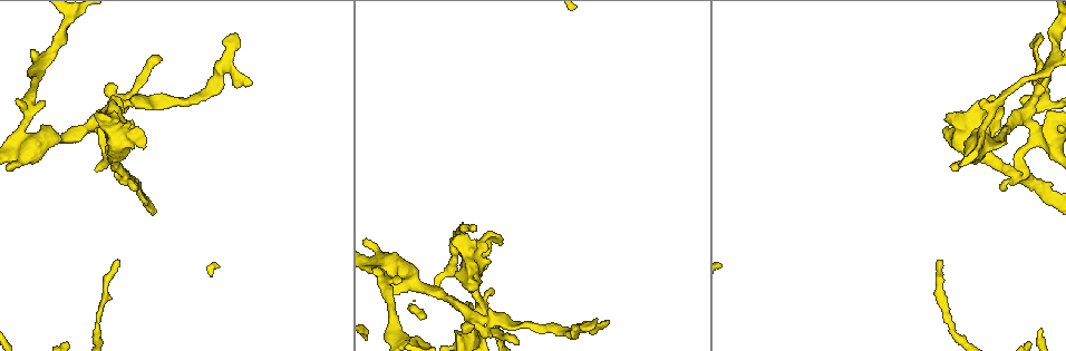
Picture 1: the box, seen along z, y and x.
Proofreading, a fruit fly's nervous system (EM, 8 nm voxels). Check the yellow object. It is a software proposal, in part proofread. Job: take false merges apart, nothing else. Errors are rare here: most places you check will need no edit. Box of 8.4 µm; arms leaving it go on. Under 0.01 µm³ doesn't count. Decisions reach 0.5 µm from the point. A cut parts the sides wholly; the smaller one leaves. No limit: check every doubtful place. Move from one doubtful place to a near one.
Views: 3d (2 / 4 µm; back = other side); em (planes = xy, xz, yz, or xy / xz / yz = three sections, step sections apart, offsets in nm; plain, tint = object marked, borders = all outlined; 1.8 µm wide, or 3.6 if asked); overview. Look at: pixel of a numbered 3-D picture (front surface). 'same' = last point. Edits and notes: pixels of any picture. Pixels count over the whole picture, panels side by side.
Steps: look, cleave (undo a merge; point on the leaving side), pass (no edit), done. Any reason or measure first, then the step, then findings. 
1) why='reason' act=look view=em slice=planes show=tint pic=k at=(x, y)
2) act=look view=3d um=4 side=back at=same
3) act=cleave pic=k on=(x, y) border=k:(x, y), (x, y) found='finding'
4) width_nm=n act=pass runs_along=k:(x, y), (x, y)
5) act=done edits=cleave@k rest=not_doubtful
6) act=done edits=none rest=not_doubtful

why='sharp bend' act=look view=em slice=xz step=4 show=plain pic=1 at=(116, 129)

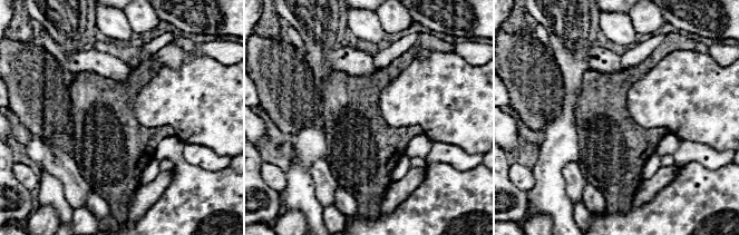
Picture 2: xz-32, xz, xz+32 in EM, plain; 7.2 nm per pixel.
why='see the neighbours' act=look view=em slice=xz step=4 show=borders at=same

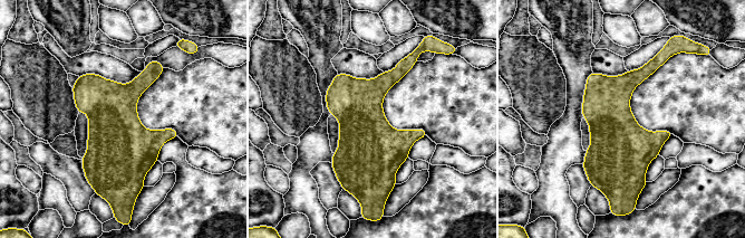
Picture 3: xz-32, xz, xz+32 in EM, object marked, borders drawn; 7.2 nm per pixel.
act=pass found='all the same neuron'

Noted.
why='thick turns thin' act=look view=em slice=yz step=16 show=tint pic=1 at=(468, 316)

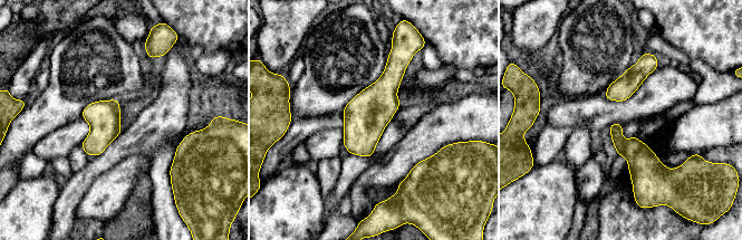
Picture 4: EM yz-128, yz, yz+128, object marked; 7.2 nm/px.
width_nm=80 act=pass found='all the same neuron'

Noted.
why='arms part here' act=look view=em slice=yz step=4 show=tint pic=1 at=(1025, 175)

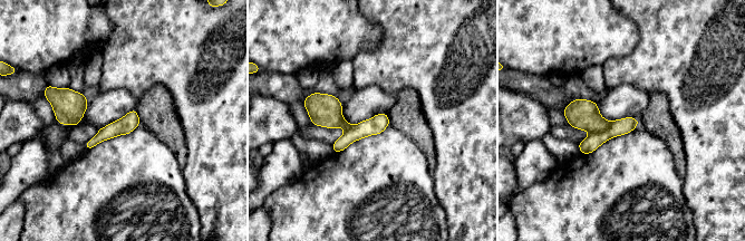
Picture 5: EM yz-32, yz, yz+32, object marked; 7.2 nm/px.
act=look view=em slice=planes show=tint at=same

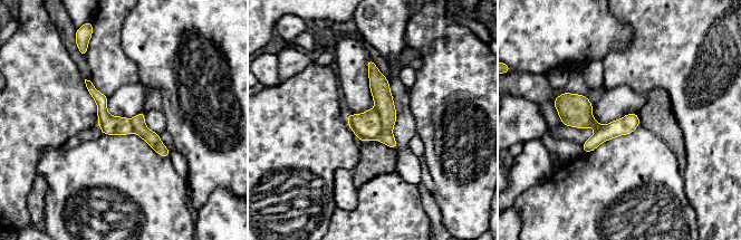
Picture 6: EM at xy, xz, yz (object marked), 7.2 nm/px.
width_nm=130 act=cleave pic=6 on=(381, 92) part_leaving=6:(369, 63), (393, 145) found='a second neuron is stuck on'

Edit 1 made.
act=done edits=cleave@6 rest=not_doubtful

